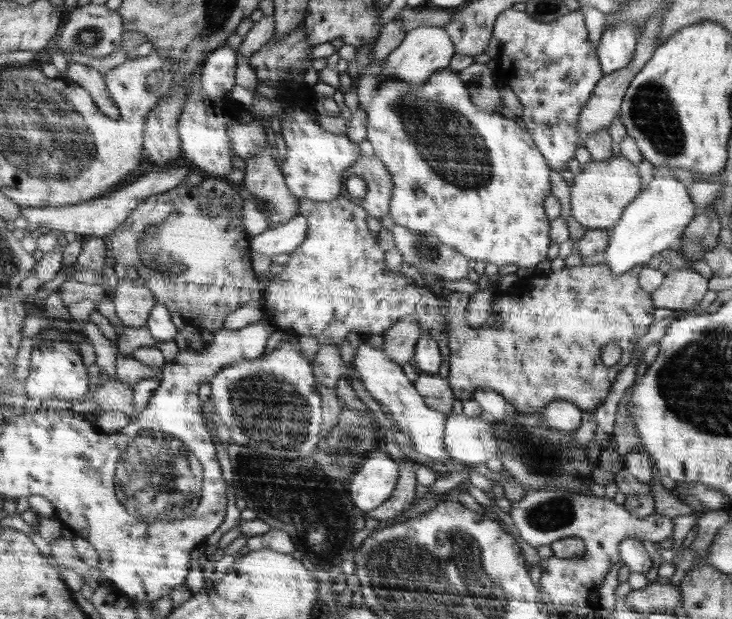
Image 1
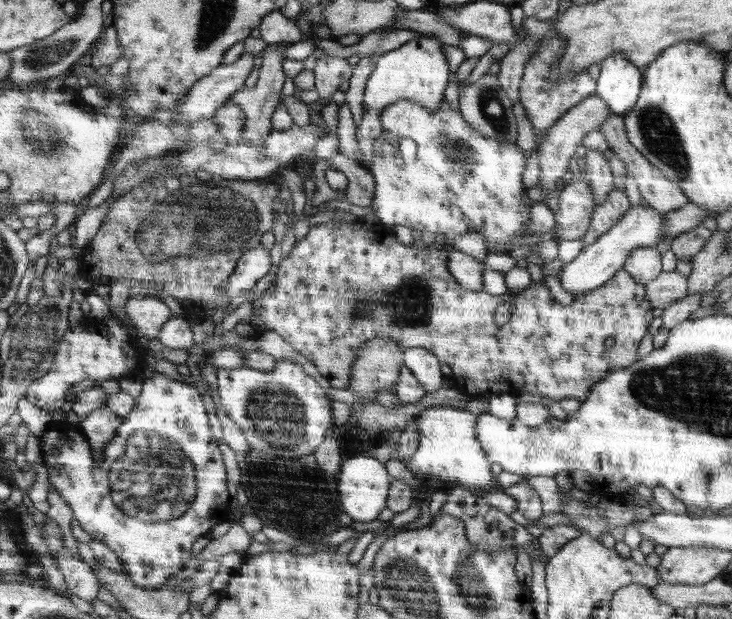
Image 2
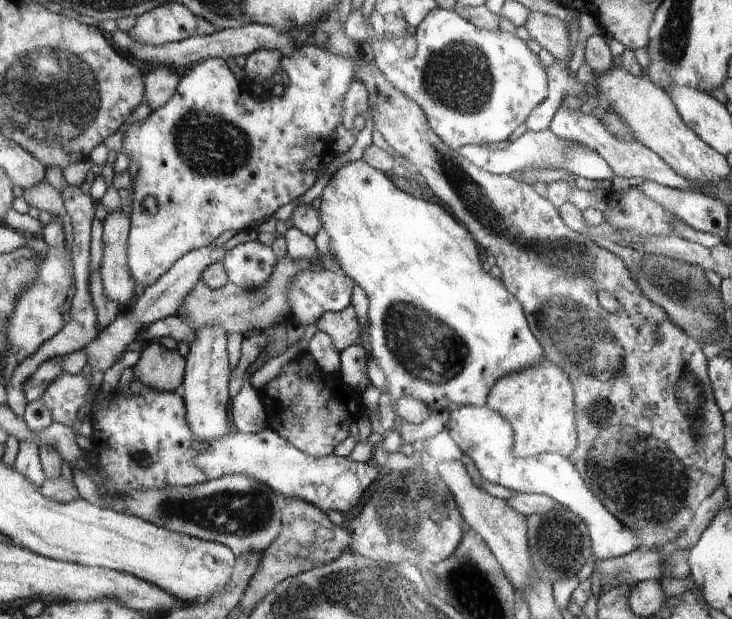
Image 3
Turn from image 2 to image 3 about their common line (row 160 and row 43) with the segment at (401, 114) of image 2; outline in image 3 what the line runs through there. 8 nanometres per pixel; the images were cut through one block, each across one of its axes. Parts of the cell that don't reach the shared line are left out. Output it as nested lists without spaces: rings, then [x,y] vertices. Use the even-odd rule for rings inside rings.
[[[435,7],[428,12],[428,15],[422,23],[416,28],[416,56],[408,56],[406,52],[388,52],[388,37],[384,40],[378,40],[372,37],[372,52],[374,52],[374,64],[380,72],[384,74],[384,77],[395,86],[399,92],[402,92],[404,96],[408,96],[411,100],[414,100],[416,104],[420,106],[420,109],[427,116],[428,124],[434,130],[436,136],[440,138],[449,148],[456,151],[462,151],[464,147],[468,145],[480,145],[480,146],[494,146],[500,142],[508,141],[508,136],[518,130],[518,126],[522,126],[522,122],[530,116],[530,113],[536,106],[541,104],[543,100],[548,96],[547,88],[547,70],[540,63],[540,58],[536,54],[532,54],[528,50],[528,46],[524,44],[517,35],[512,32],[505,32],[501,29],[496,31],[490,31],[487,29],[478,29],[474,24],[471,24],[468,20],[459,16],[457,10],[443,10],[442,8]]]

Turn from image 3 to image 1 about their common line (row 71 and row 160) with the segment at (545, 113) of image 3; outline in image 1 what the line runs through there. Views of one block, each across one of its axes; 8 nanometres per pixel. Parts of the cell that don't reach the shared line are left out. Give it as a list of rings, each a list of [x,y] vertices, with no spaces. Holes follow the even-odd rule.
[[[512,8],[498,14],[492,36],[500,40],[501,58],[504,61],[504,70],[509,76],[509,85],[516,93],[518,100],[523,104],[521,114],[528,134],[535,139],[536,146],[547,159],[547,166],[563,172],[568,168],[571,158],[575,158],[576,149],[582,146],[578,136],[580,111],[587,104],[595,92],[598,80],[602,78],[600,72],[601,62],[596,58],[596,48],[588,40],[588,30],[584,22],[584,14],[580,10],[570,11],[568,14],[556,19],[554,22],[544,23],[530,18],[524,11]]]

